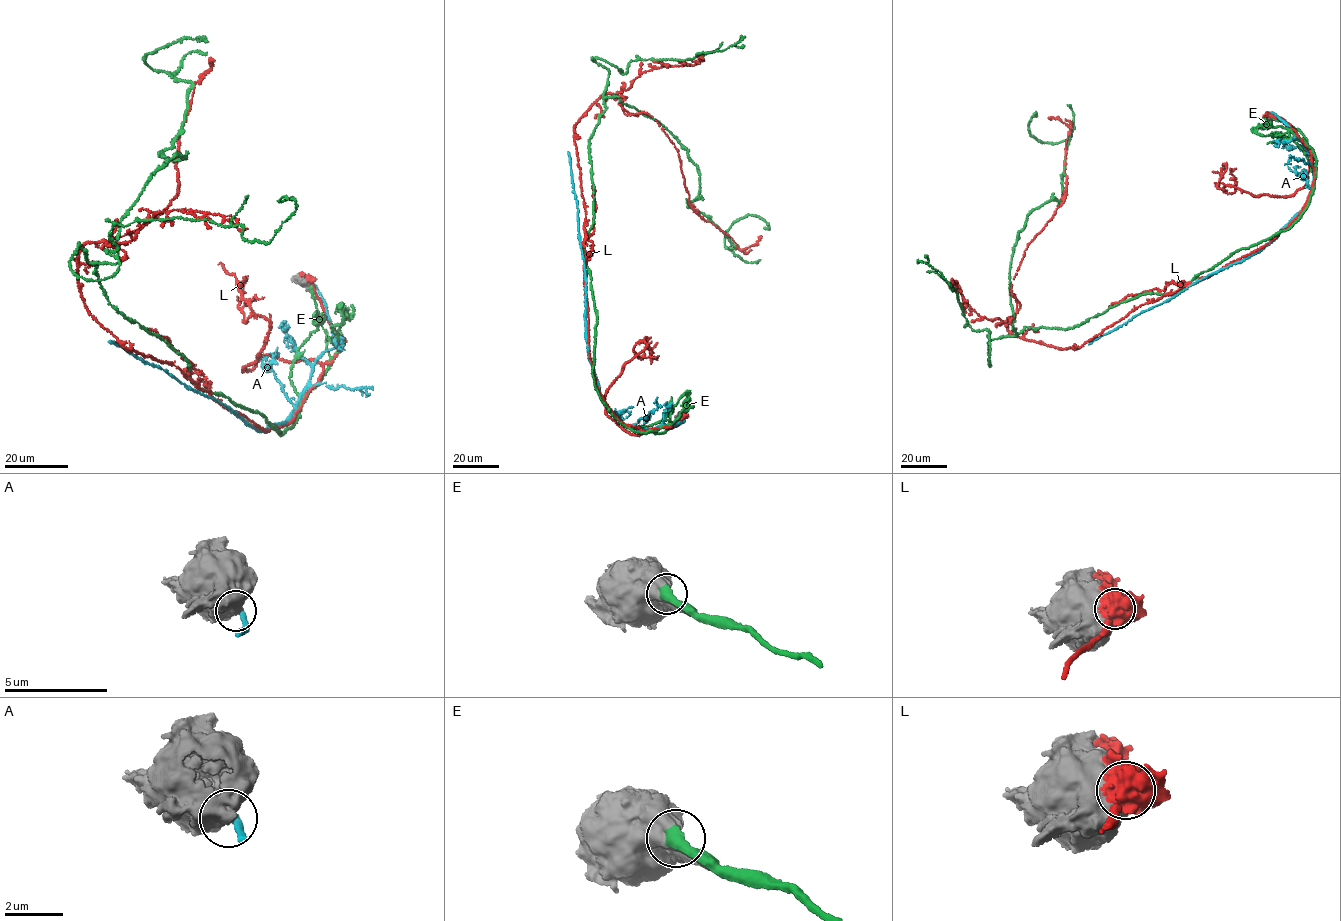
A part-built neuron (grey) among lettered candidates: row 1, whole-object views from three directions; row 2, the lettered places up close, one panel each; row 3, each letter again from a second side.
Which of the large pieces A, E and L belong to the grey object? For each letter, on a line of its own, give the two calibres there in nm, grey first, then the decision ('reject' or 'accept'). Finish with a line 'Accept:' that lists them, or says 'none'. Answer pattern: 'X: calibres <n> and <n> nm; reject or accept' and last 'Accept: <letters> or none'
A: calibres 850 and 360 nm; reject
E: calibres 850 and 600 nm; accept
L: calibres 950 and 650 nm; reject
Accept: E

